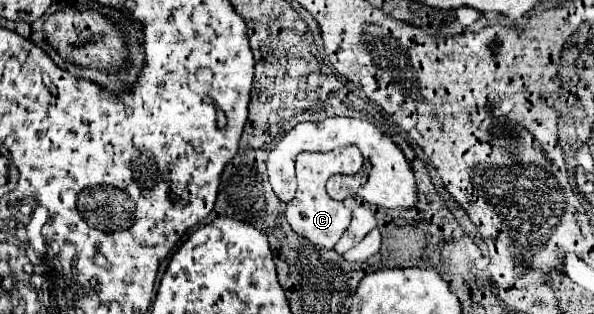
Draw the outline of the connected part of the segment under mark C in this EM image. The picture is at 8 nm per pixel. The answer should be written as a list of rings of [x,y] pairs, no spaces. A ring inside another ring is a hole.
[[[353,145],[333,149],[327,153],[299,153],[297,157],[297,193],[295,199],[289,201],[285,207],[285,219],[299,237],[311,241],[321,249],[333,249],[339,237],[343,235],[343,231],[347,229],[347,225],[351,223],[351,211],[341,201],[333,201],[325,193],[327,179],[331,175],[351,171],[351,163],[353,163],[353,171],[355,167],[361,169],[363,165],[363,157],[359,149]]]

